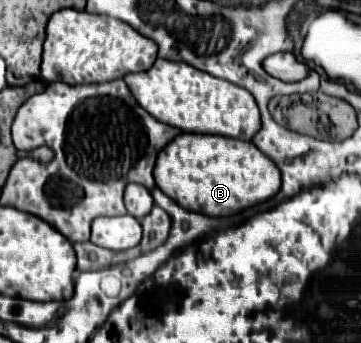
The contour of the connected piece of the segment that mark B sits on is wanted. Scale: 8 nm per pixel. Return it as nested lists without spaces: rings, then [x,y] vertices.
[[[181,133],[161,149],[155,165],[157,187],[185,209],[209,217],[223,217],[273,197],[281,187],[277,165],[251,141],[223,135]]]

